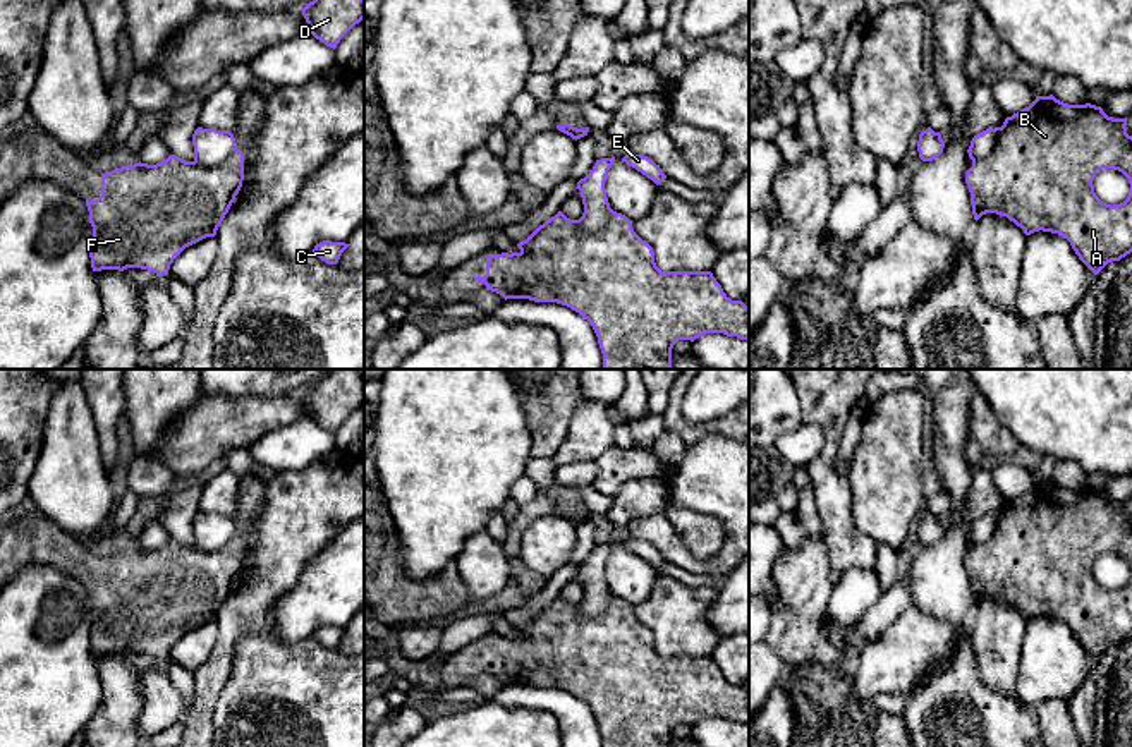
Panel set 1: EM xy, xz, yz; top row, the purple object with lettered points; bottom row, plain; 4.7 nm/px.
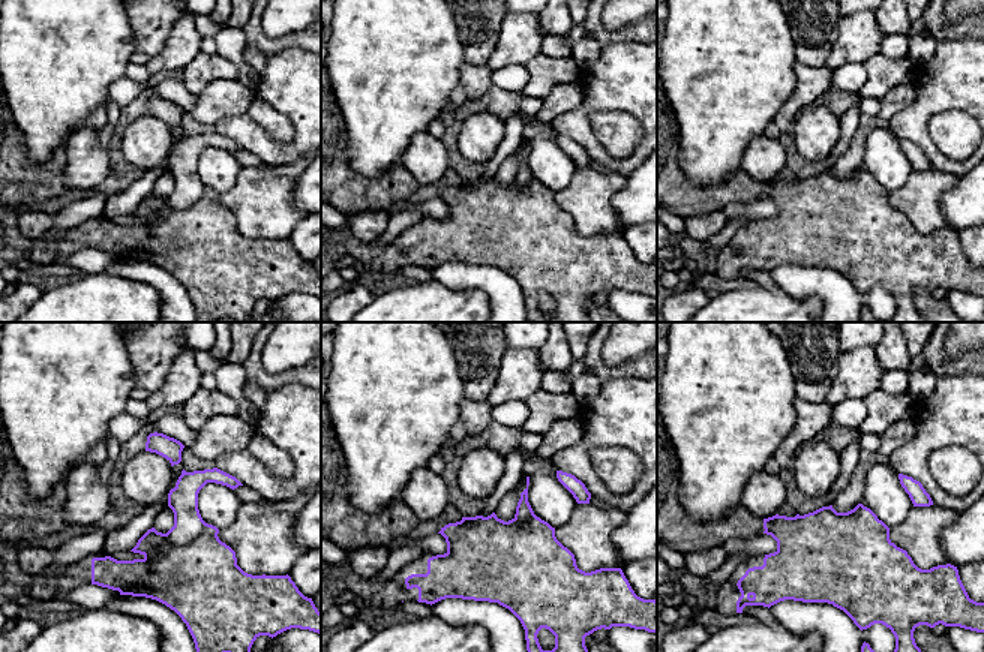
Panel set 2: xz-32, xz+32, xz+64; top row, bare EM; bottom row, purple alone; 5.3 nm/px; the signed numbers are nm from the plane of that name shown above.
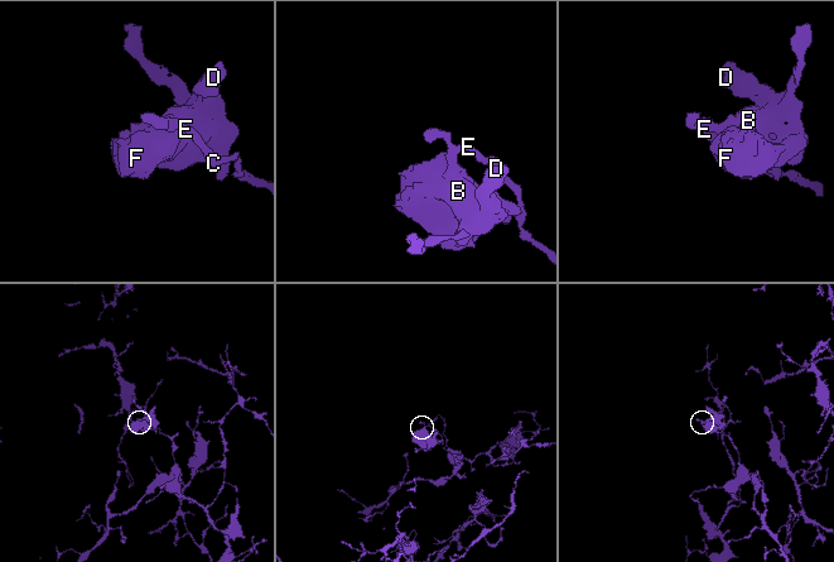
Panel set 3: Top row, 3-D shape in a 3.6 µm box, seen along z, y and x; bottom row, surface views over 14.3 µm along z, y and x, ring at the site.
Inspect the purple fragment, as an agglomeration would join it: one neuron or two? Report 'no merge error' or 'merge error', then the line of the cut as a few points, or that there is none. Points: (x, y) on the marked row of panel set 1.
merge error; cut in xz along (612, 210), (600, 229), (588, 232), (579, 229)

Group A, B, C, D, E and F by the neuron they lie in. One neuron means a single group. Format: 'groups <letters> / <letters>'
groups A B D F / C E

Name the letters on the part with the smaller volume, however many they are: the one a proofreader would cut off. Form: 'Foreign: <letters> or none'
Foreign: A, B, D, F

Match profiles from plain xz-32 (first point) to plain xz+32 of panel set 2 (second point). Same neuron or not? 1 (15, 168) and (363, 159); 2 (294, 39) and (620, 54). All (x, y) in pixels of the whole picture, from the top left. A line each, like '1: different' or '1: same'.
1: different
2: different

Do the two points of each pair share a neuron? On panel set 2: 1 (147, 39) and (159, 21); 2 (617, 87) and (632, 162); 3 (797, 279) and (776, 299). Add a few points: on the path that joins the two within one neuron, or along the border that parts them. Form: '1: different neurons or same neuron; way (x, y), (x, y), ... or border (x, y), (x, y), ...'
1: same neuron; way (149, 35), (155, 26)
2: same neuron; way (591, 105), (584, 113), (584, 135), (606, 159)
3: different neurons; border (779, 287), (797, 299), (818, 299)

